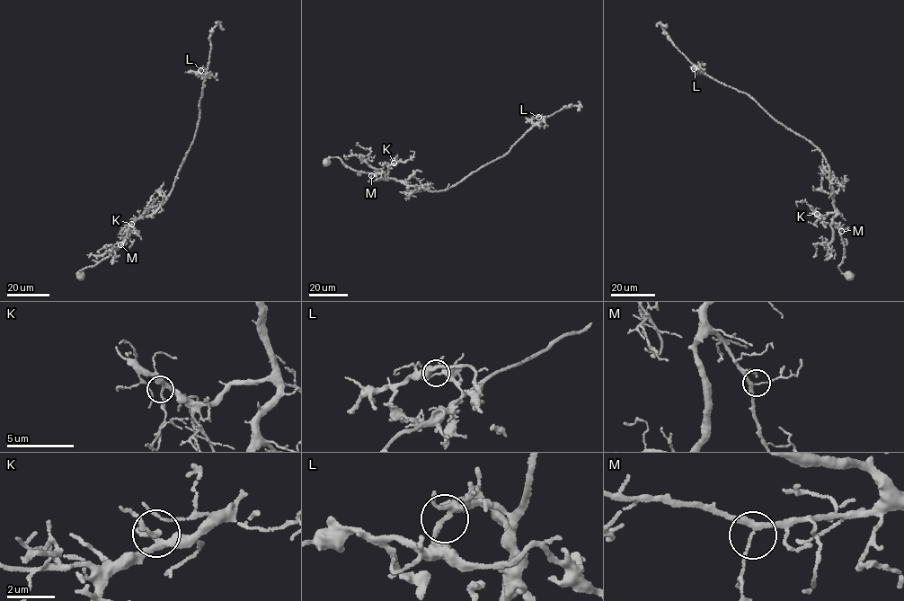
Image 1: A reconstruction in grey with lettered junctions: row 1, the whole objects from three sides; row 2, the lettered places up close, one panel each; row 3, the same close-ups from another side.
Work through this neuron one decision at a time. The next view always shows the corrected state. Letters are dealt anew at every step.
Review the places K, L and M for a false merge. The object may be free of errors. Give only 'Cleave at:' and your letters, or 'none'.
Cleave at: L

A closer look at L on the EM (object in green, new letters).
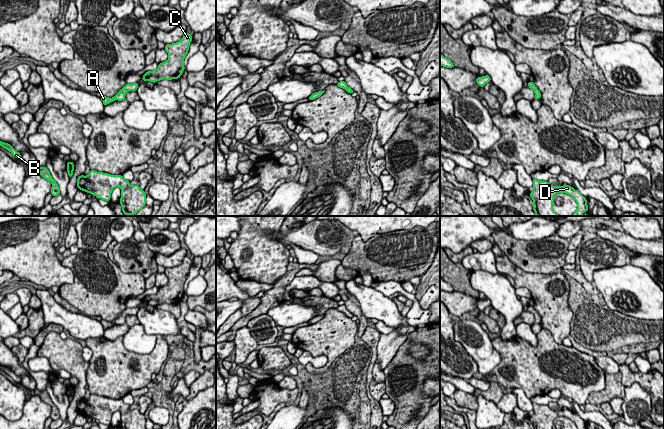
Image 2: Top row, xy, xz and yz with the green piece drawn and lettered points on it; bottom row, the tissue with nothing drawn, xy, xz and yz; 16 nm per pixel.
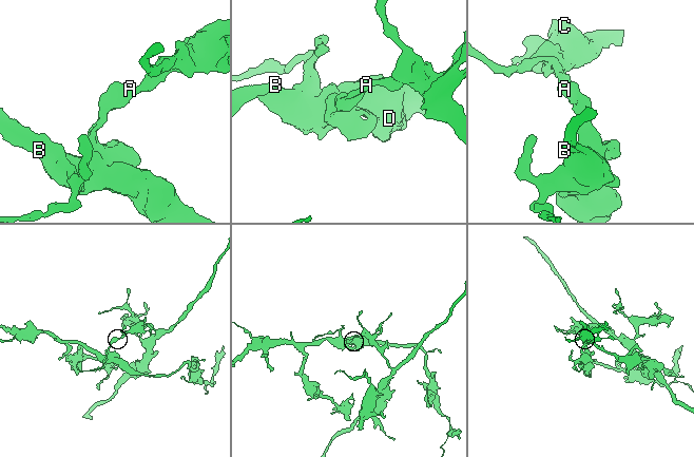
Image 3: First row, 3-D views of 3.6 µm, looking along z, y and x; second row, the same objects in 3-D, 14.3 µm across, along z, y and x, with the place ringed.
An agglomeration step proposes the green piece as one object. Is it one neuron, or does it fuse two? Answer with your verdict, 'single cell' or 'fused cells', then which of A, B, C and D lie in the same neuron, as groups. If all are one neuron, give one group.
fused cells; A B D / C

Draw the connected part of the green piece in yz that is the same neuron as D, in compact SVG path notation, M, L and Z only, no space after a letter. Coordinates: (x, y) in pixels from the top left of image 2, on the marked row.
M533 180L533 191L529 194L533 200L533 210L536 216L560 216L553 210L554 196L558 193L570 195L577 203L577 210L572 216L582 216L588 211L587 199L573 187L565 184L563 186L552 186L548 181Z

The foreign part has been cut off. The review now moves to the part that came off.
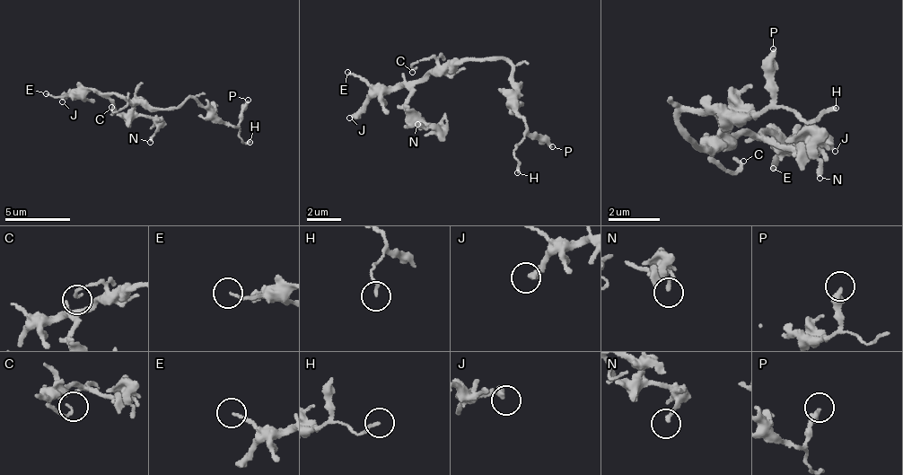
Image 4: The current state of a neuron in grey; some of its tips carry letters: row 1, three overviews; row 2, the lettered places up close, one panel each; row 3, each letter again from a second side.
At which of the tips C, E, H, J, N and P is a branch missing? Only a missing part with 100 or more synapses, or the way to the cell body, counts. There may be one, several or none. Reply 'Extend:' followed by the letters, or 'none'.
Extend: J

